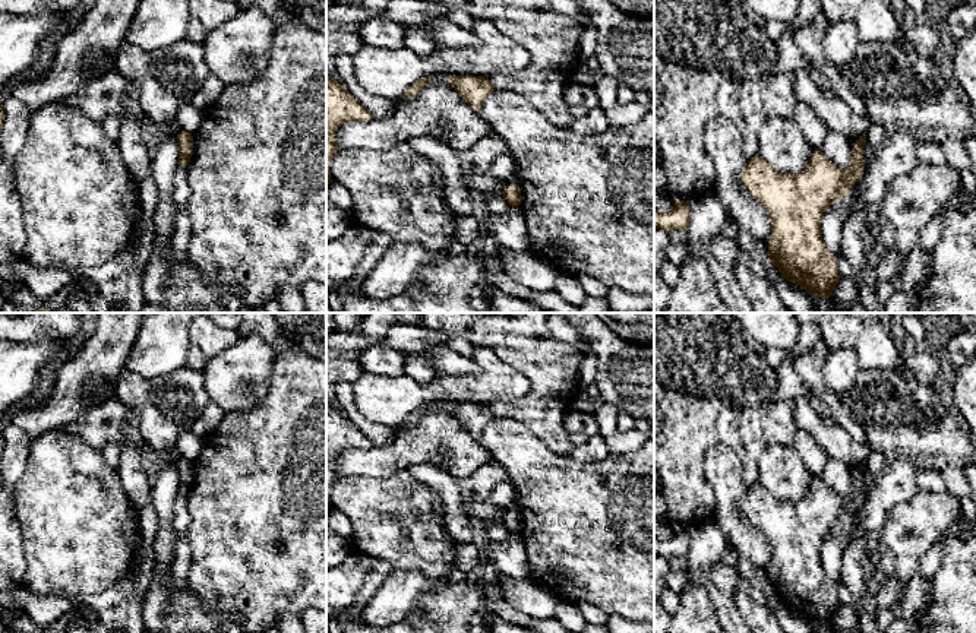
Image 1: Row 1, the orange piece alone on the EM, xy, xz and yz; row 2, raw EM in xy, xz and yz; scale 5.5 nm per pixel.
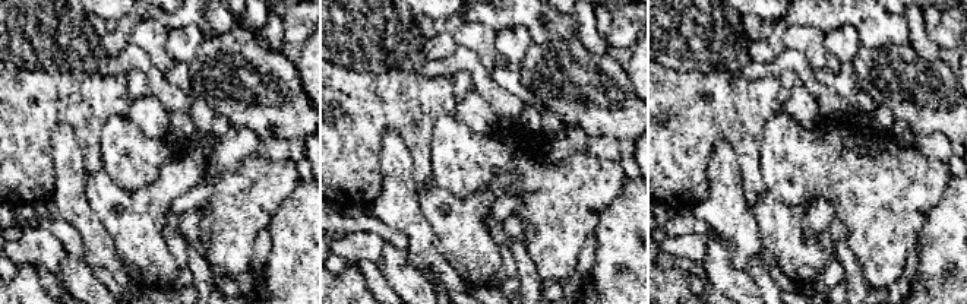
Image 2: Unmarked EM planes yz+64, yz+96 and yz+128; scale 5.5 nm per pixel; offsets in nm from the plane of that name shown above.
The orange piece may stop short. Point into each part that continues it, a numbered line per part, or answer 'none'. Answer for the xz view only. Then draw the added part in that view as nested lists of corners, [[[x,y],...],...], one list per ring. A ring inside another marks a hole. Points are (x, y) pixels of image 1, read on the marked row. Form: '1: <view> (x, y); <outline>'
none

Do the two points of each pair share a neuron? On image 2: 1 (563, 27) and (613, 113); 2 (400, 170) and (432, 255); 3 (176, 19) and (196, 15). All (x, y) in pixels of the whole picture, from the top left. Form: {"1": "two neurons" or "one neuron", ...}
{"1": "two neurons", "2": "one neuron", "3": "one neuron"}

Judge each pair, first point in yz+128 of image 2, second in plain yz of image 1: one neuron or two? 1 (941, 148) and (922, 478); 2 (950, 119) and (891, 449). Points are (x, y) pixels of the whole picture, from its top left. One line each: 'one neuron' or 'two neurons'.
1: one neuron
2: one neuron

